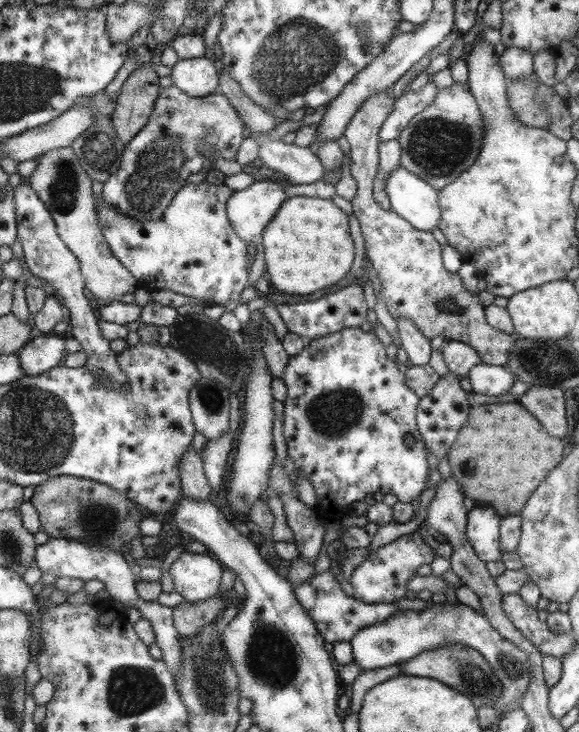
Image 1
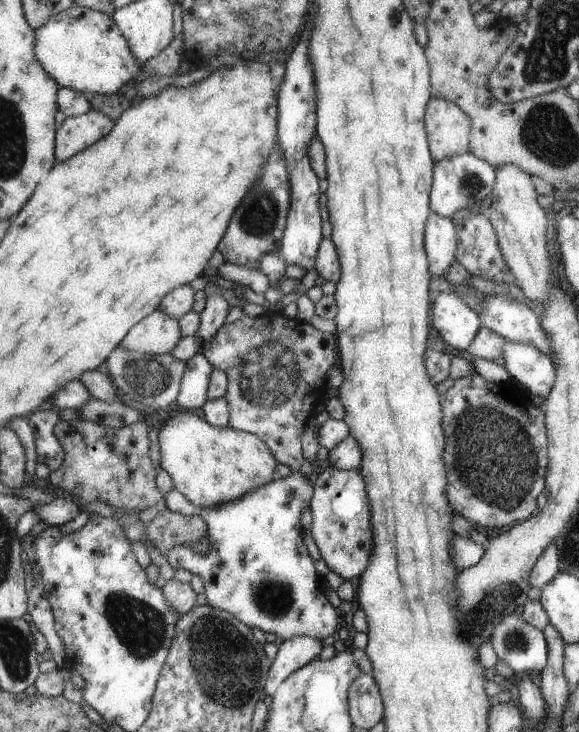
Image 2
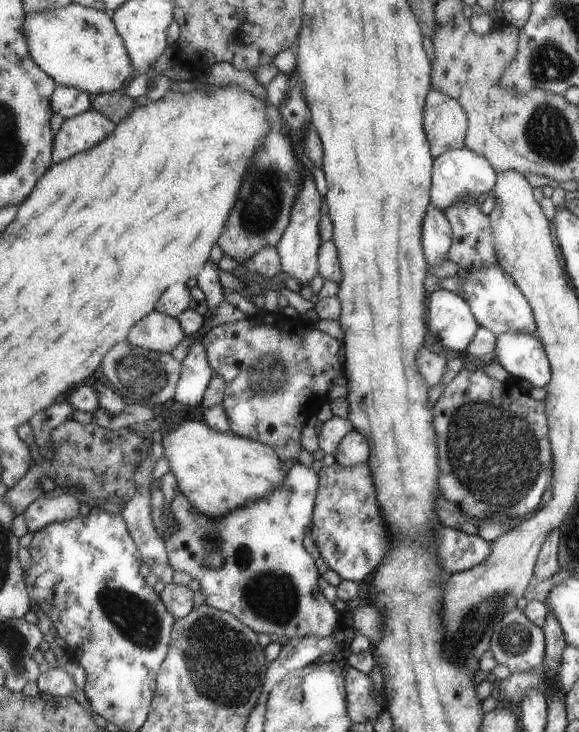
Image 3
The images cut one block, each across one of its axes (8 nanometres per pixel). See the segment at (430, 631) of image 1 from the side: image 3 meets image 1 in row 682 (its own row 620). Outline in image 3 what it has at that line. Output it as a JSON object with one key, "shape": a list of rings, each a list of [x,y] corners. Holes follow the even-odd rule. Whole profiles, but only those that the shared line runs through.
{"shape":[[[515,606],[503,615],[499,624],[494,627],[488,647],[496,662],[507,666],[511,673],[539,668],[545,658],[545,633],[521,611]]]}

